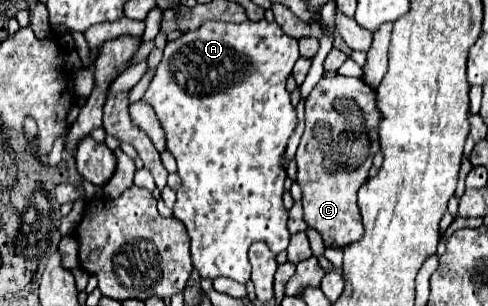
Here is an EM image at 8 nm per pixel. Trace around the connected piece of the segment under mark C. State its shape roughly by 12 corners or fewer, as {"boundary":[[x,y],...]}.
{"boundary":[[323,77],[295,161],[325,247],[363,233],[357,191],[377,141],[375,91]]}

